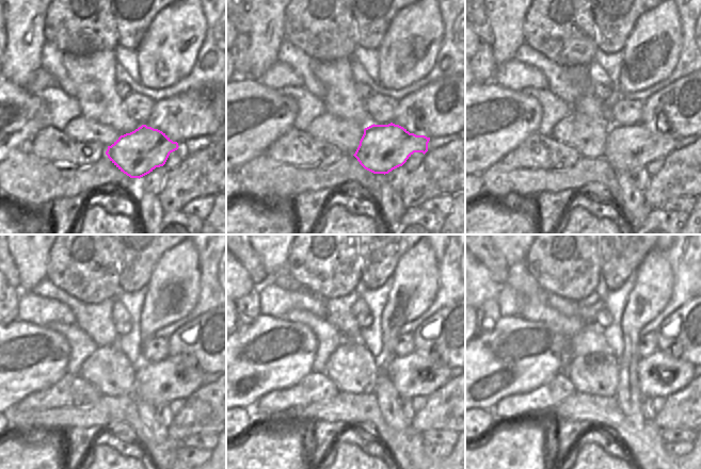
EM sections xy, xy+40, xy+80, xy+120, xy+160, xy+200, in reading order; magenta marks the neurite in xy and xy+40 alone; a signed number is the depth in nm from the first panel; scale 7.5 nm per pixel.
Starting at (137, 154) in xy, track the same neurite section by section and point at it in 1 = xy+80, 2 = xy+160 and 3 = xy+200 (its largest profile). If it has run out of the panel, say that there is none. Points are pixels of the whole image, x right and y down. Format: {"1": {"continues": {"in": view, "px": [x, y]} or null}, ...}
{"1": {"continues": {"in": "xy+80", "px": [627, 147]}}, "2": {"continues": {"in": "xy+160", "px": [412, 375]}}, "3": {"continues": {"in": "xy+200", "px": [659, 374]}}}

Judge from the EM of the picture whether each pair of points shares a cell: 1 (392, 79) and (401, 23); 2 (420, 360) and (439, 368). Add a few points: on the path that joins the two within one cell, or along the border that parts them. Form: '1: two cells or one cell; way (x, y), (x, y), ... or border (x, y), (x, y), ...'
1: one cell; way (396, 65), (401, 59), (401, 37)
2: one cell; way (425, 365), (434, 368)

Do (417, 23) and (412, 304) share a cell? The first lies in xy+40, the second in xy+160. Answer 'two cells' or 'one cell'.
one cell

